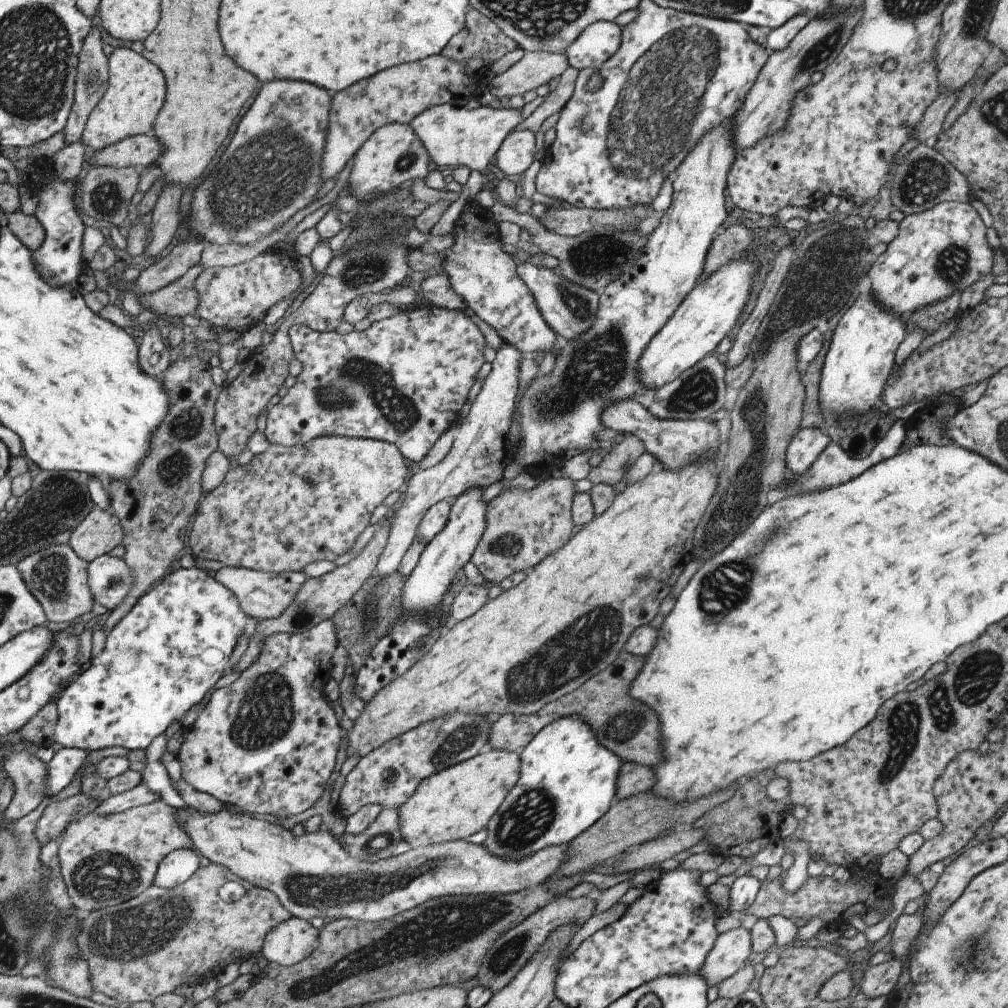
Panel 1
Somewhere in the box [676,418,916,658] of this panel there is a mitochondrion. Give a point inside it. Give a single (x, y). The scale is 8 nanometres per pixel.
(718, 582)

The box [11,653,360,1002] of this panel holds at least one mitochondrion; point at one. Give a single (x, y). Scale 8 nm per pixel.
(129, 934)

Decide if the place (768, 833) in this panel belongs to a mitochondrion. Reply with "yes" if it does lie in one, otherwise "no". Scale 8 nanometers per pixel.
no

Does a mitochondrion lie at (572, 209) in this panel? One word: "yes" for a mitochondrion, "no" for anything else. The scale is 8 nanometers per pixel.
no

